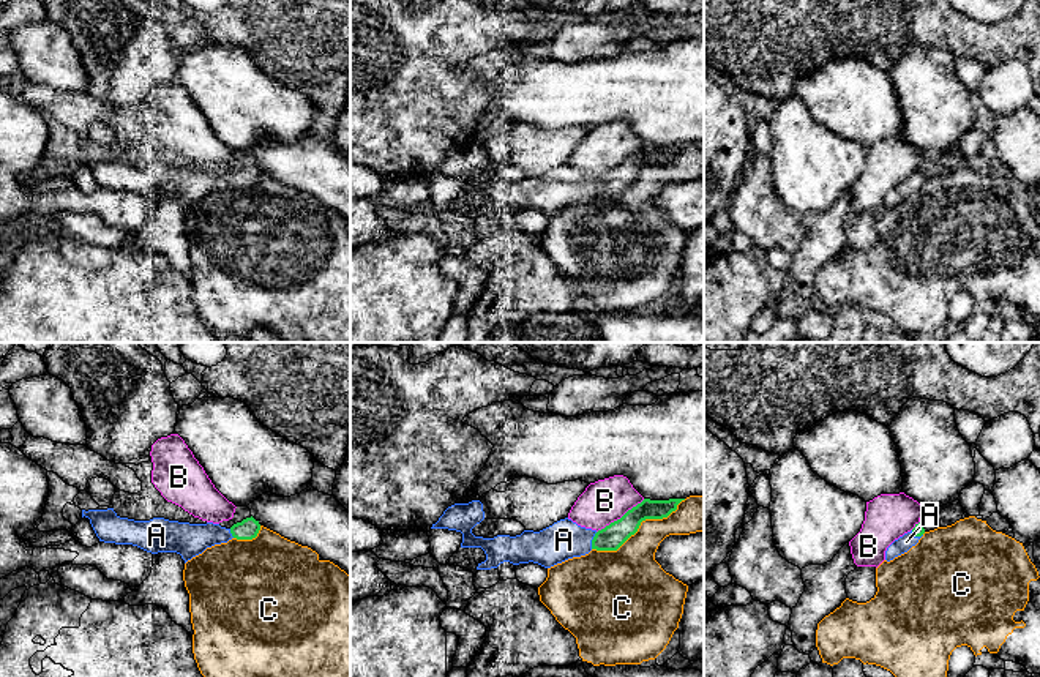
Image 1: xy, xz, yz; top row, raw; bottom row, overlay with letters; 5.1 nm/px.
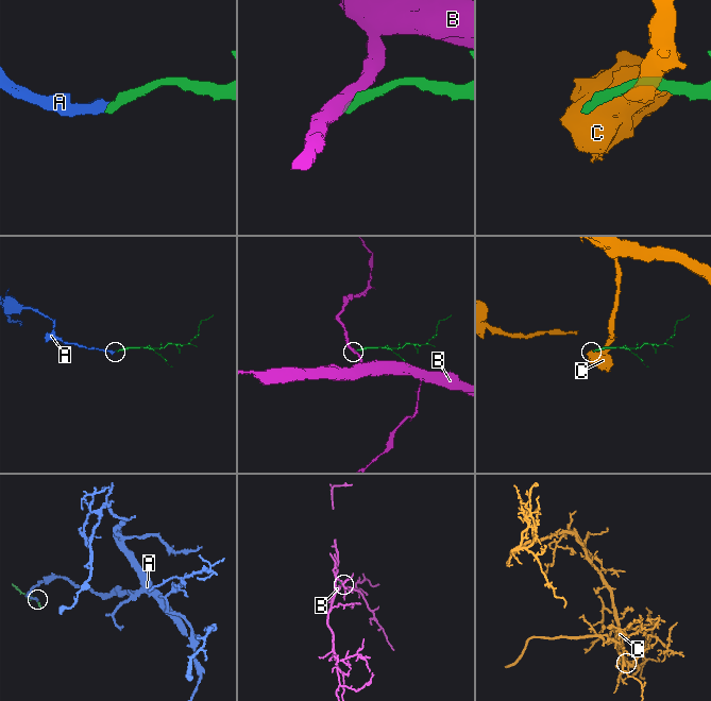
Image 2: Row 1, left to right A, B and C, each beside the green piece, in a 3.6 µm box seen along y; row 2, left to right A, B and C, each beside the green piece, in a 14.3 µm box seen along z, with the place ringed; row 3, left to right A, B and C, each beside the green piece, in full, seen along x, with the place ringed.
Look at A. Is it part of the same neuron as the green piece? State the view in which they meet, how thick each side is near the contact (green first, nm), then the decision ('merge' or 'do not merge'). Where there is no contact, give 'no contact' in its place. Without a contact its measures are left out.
xz | 130/200 nm | merge

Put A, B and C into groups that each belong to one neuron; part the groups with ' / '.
A / B / C

